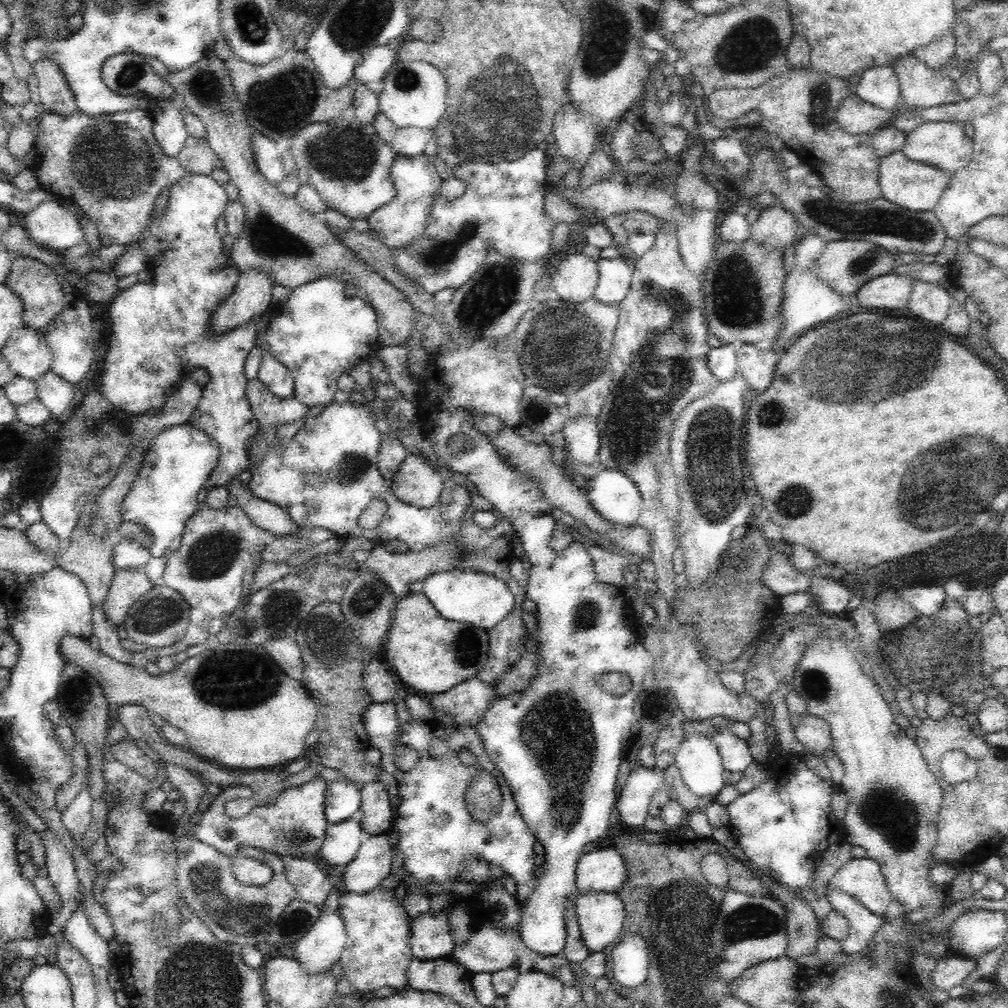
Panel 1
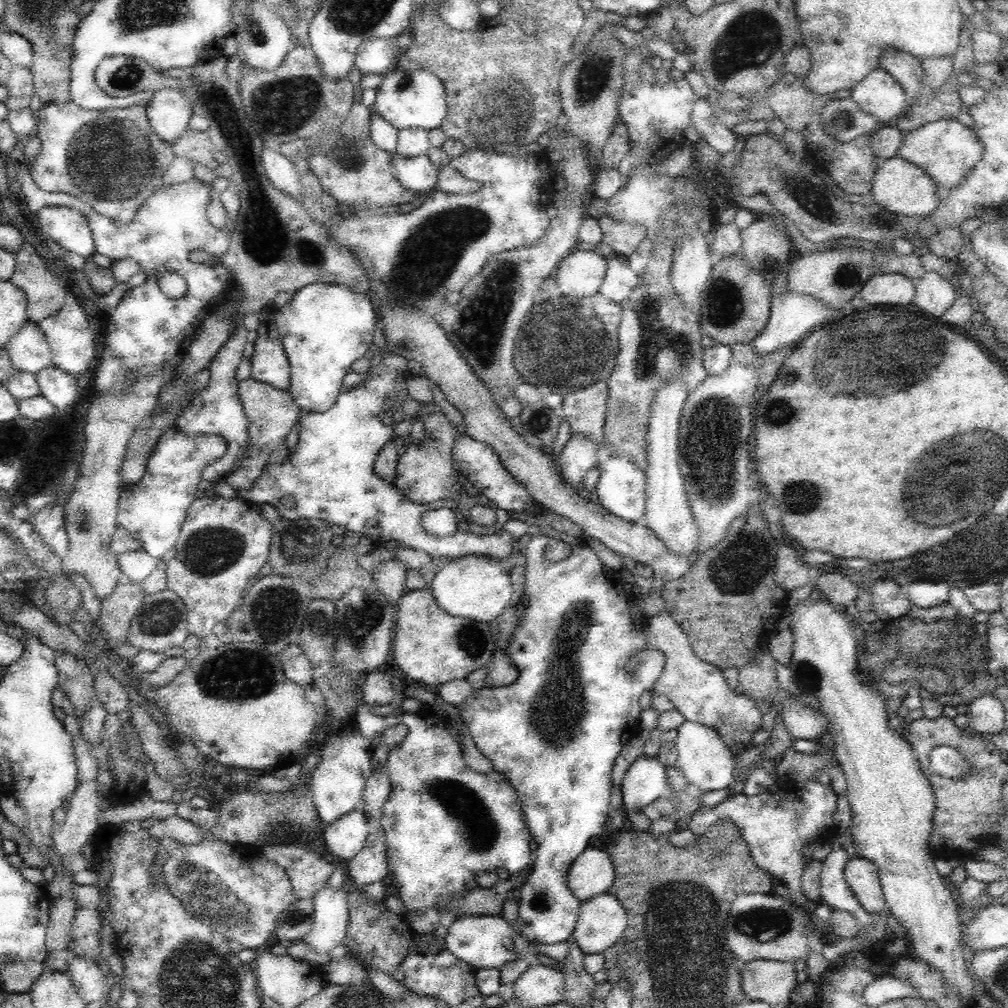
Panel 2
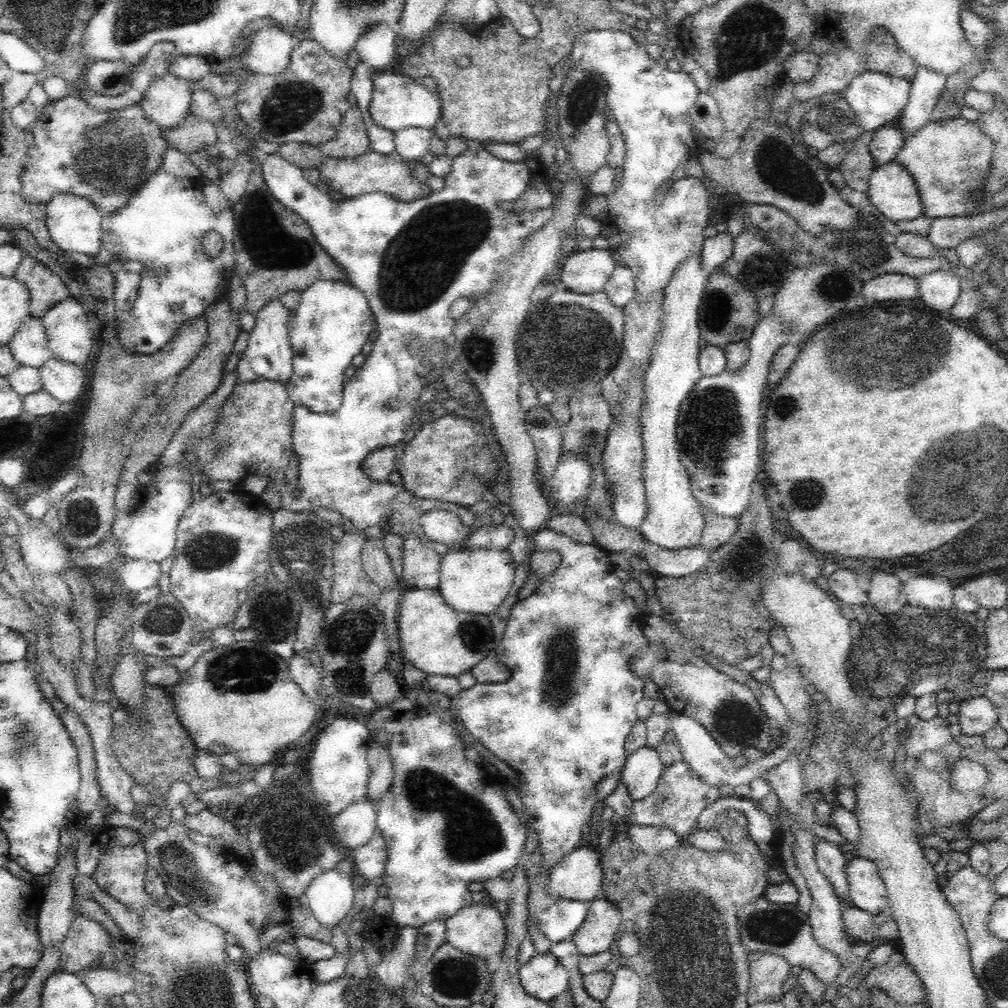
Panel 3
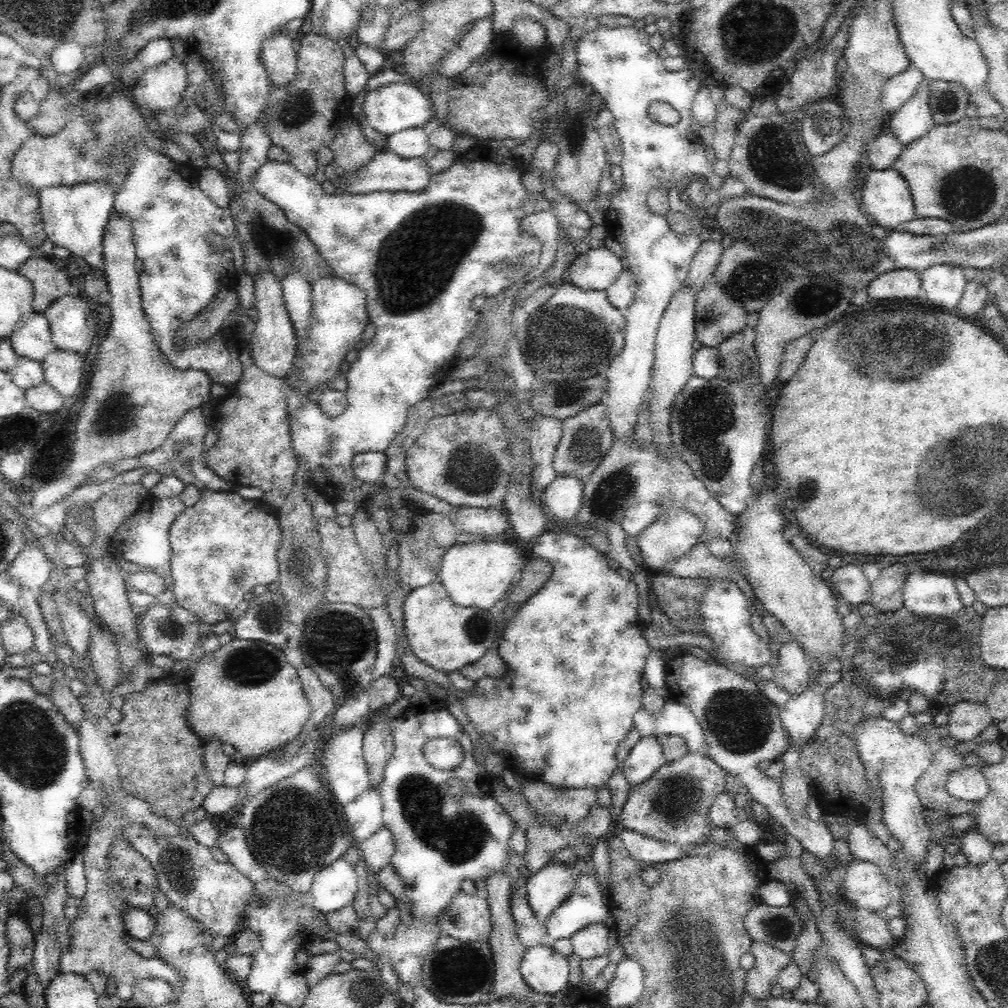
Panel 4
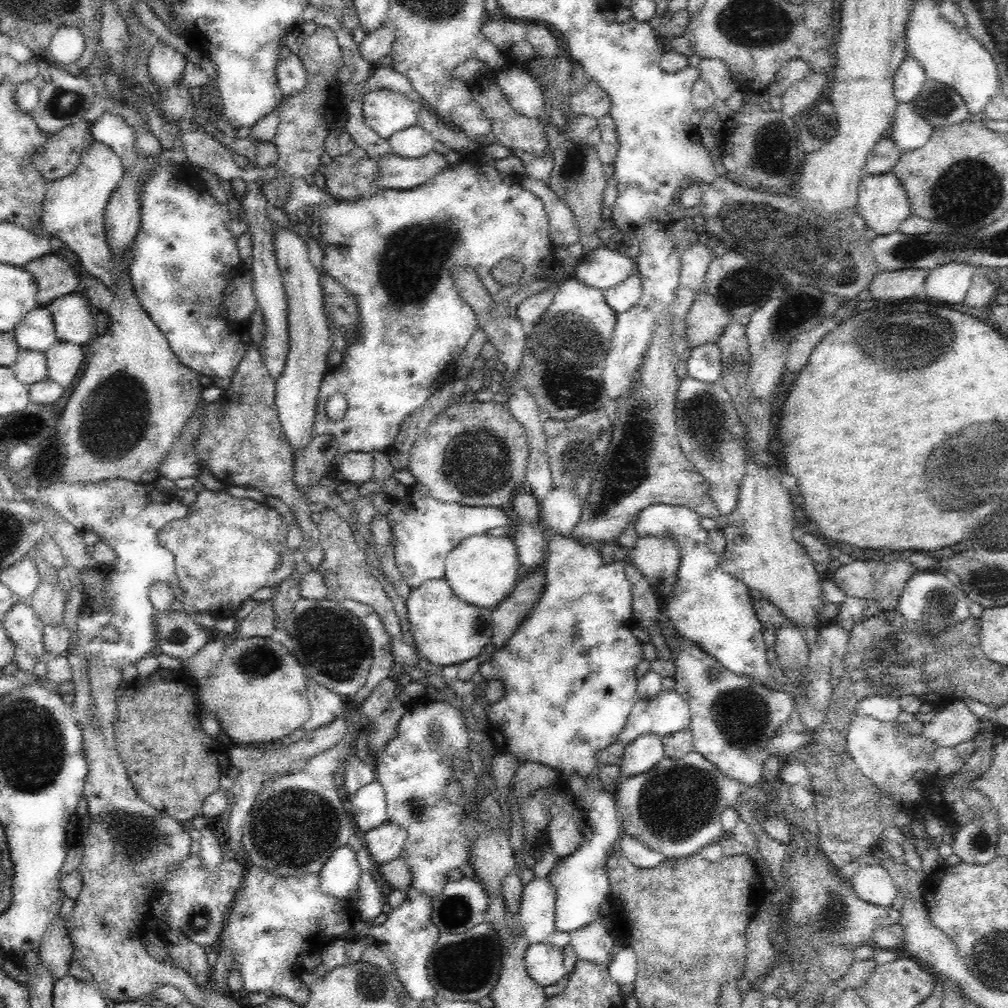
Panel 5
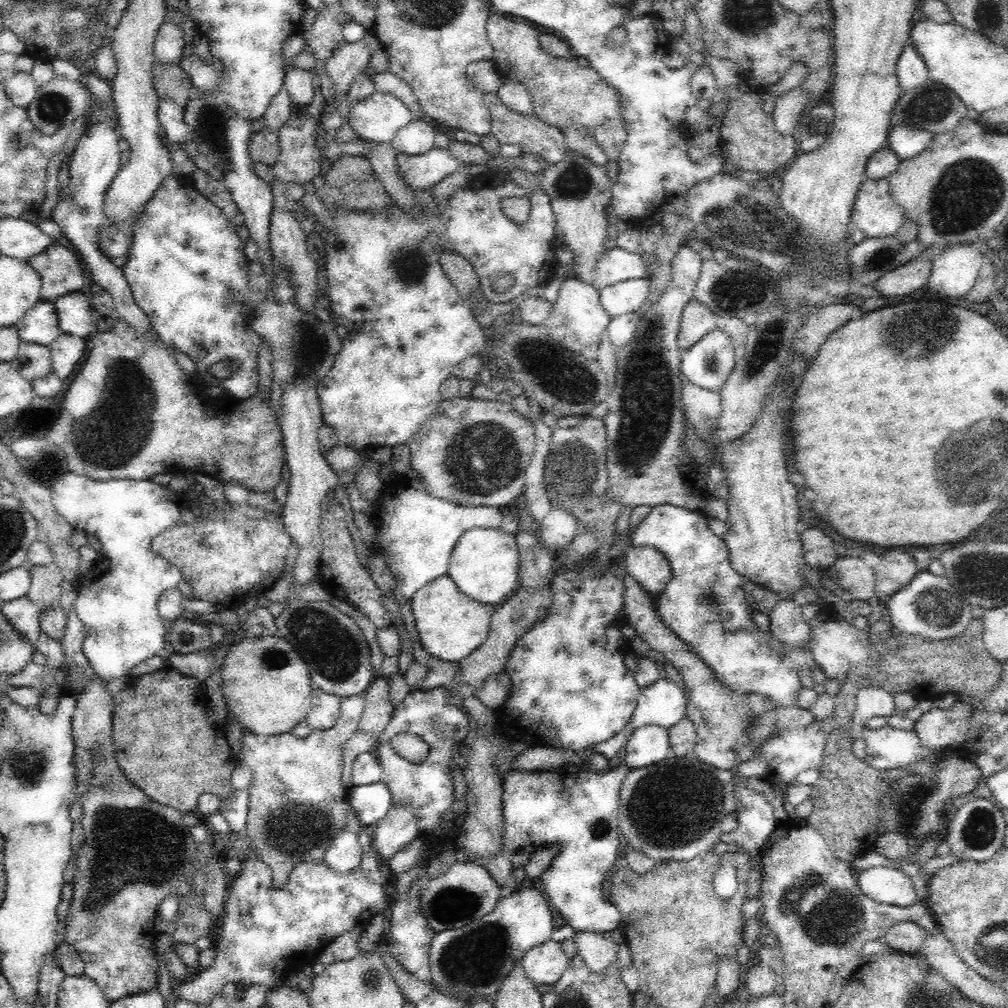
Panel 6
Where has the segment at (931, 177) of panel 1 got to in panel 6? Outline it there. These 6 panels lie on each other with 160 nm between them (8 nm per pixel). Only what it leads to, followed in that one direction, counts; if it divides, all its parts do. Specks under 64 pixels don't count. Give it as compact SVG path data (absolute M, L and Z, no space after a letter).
M865 178L856 195L851 212L850 228L861 230L868 238L895 236L904 222L904 209L892 198L887 178Z

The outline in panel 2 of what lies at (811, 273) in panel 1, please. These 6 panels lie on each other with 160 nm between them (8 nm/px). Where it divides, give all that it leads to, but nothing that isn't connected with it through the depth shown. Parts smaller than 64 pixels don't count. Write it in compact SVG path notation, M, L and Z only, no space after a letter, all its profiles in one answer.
M786 289L785 292L772 297L768 324L763 333L751 342L751 345L758 354L789 349L811 333L828 314L832 314L832 311L825 302L822 302L822 299L818 300L809 294L800 294Z

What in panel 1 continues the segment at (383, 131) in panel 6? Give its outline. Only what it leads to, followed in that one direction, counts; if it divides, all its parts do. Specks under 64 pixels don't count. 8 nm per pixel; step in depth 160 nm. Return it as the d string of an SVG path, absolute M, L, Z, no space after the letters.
M397 60L383 78L383 89L379 94L380 112L384 113L398 129L417 127L433 130L444 117L447 108L447 80L439 68L425 61Z

